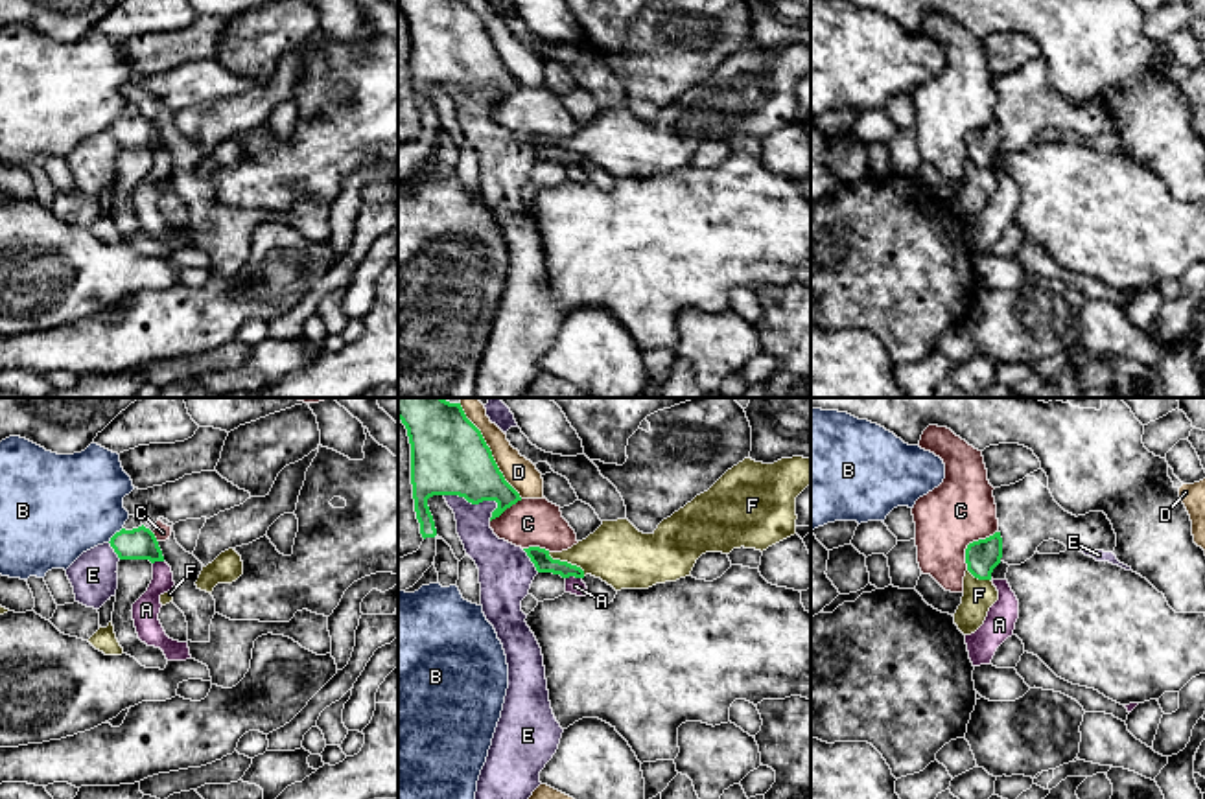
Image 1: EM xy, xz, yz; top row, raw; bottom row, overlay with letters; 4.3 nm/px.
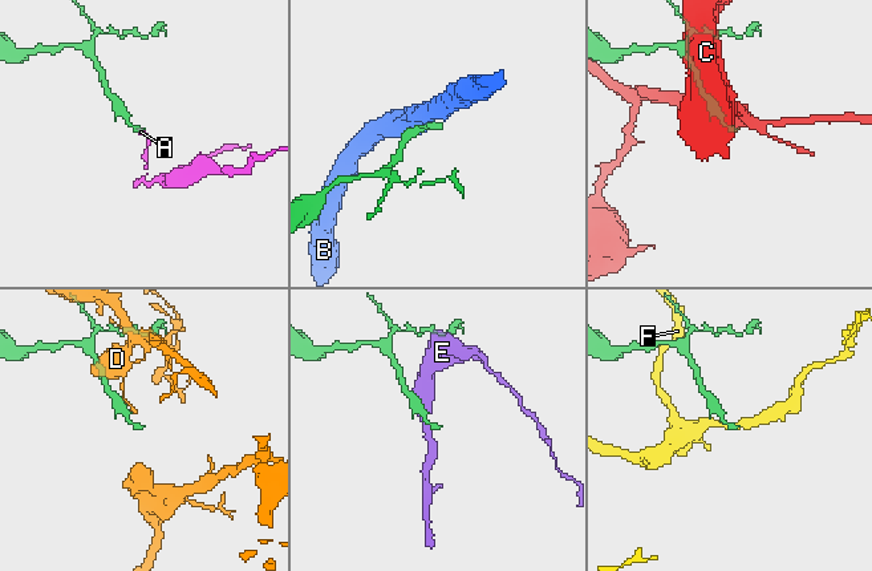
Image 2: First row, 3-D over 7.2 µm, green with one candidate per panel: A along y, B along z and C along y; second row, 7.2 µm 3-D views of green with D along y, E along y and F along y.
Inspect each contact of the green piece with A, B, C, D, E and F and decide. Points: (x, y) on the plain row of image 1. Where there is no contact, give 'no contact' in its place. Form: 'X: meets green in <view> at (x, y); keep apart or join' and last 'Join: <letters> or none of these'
A: meets green in xz at (573, 162); keep apart
B: meets green in xy at (115, 122); keep apart
C: meets green in yz at (970, 131); keep apart
D: meets green in xz at (491, 43); keep apart
E: meets green in xz at (472, 91); keep apart
F: meets green in xz at (566, 150); keep apart
Join: none of these

